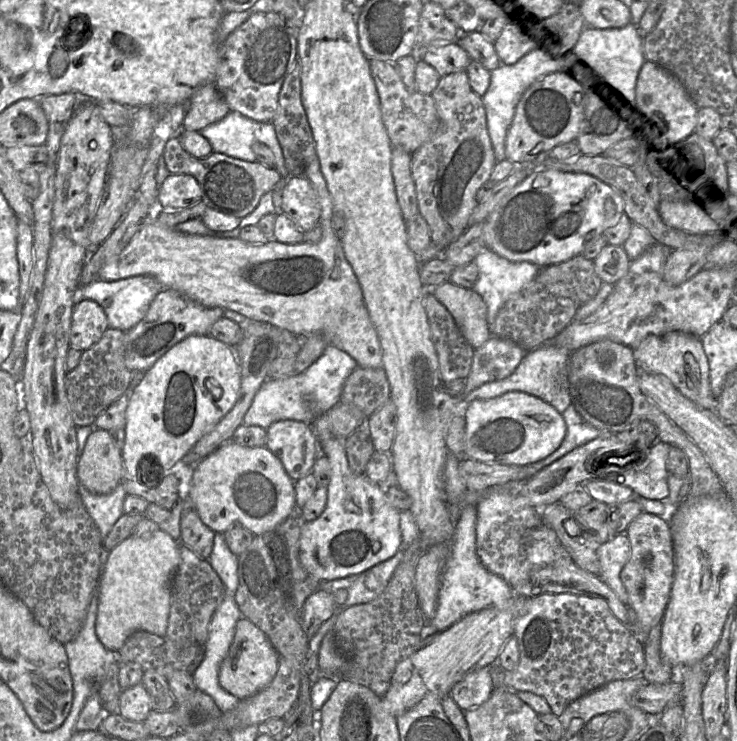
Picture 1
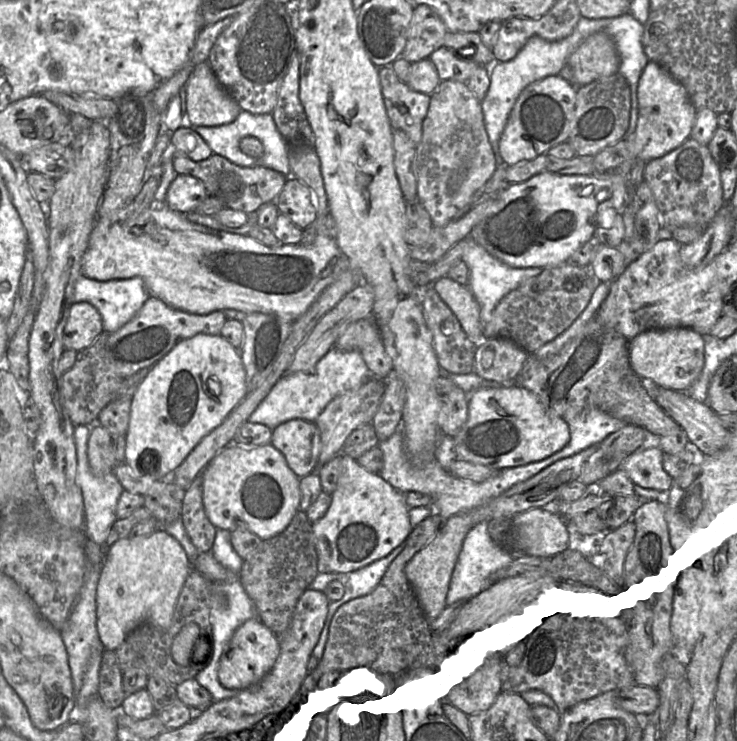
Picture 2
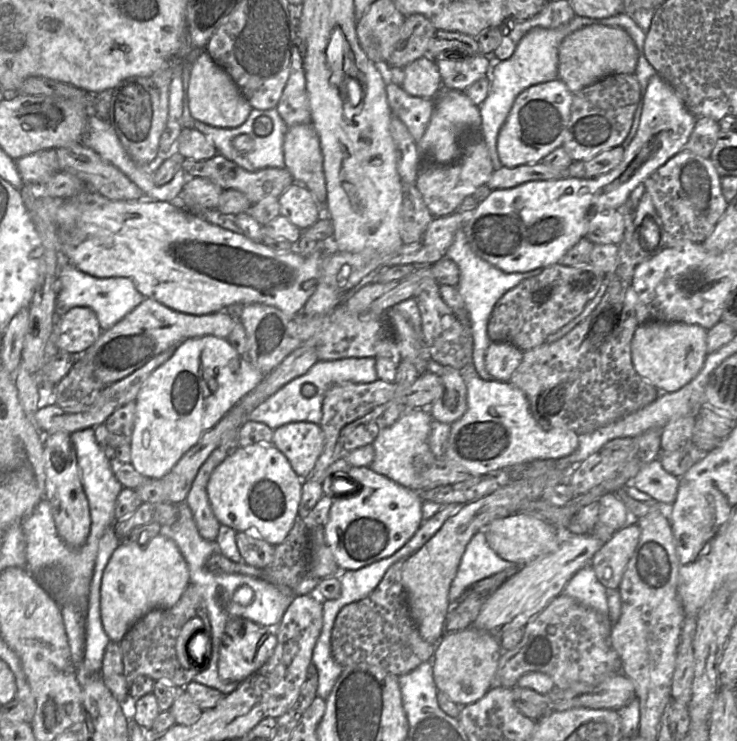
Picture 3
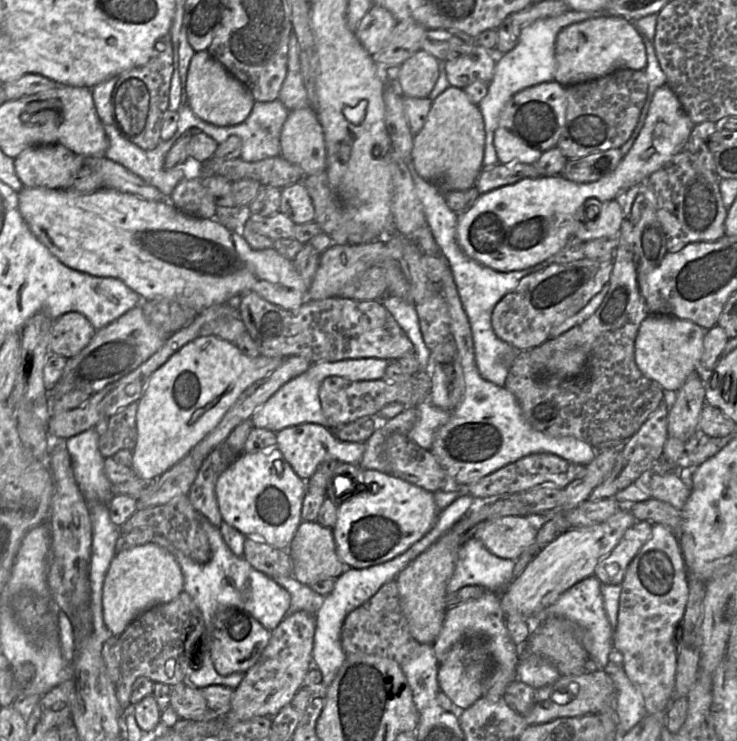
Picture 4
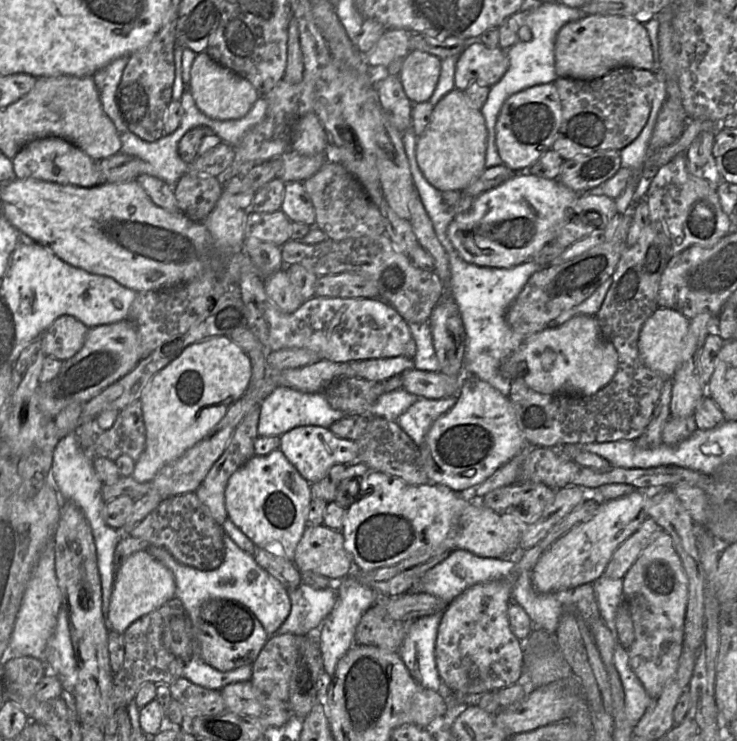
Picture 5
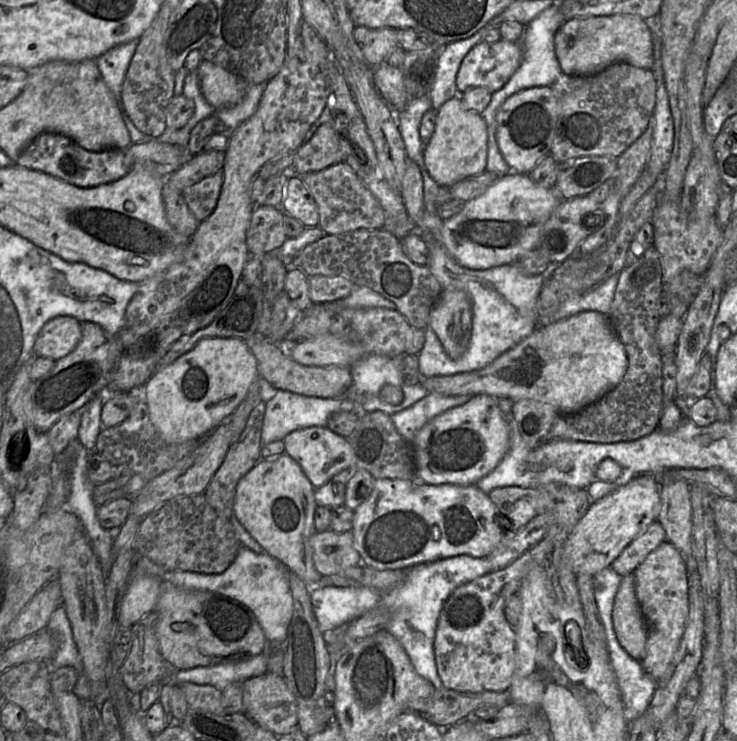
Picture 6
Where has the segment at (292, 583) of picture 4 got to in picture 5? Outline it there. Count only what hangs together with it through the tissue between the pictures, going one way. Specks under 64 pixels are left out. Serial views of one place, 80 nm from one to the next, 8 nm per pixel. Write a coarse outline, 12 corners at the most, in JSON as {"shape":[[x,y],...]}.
{"shape":[[301,583],[276,634],[318,630],[336,603],[331,587]]}

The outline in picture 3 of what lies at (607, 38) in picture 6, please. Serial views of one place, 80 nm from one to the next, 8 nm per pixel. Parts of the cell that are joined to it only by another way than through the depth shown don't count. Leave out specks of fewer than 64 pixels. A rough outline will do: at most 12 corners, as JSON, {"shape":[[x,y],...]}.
{"shape":[[618,27],[567,35],[558,78],[574,93],[632,74],[638,51]]}

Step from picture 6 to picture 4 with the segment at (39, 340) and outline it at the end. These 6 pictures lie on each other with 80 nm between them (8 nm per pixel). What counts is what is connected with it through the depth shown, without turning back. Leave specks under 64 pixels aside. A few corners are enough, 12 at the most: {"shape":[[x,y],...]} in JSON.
{"shape":[[79,312],[54,321],[50,353],[71,358],[96,329]]}

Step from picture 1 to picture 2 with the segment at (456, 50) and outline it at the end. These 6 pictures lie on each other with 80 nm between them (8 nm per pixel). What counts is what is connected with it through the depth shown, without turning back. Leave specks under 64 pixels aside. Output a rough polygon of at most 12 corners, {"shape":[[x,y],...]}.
{"shape":[[441,47],[429,59],[441,81],[467,83],[480,65]]}

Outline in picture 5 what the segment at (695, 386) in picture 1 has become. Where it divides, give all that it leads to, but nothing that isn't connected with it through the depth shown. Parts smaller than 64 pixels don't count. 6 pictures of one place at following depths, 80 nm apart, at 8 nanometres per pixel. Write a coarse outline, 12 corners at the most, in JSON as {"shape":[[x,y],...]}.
{"shape":[[658,308],[638,340],[643,364],[672,379],[694,350],[690,320]]}

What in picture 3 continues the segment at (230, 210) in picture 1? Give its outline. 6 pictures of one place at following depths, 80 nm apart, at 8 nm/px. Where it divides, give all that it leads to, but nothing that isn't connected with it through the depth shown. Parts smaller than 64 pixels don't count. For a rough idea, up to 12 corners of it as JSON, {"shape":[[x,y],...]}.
{"shape":[[222,154],[184,159],[191,177],[242,192],[253,205],[294,181],[286,167],[248,171]]}

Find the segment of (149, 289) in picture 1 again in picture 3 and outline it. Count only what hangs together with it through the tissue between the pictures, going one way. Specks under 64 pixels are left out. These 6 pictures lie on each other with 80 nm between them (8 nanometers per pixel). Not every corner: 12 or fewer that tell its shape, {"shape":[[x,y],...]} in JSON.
{"shape":[[60,265],[56,318],[73,307],[110,329],[145,299],[129,278]]}

